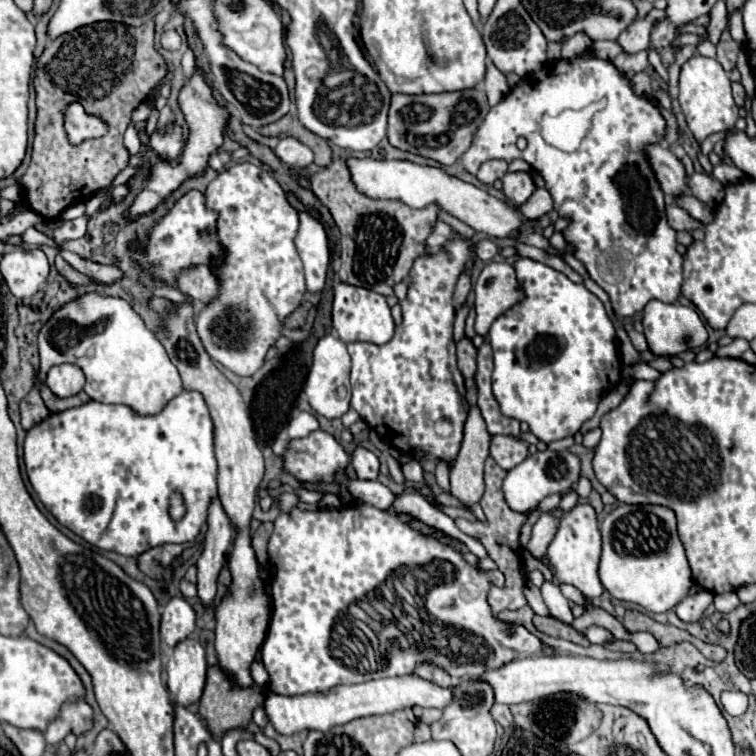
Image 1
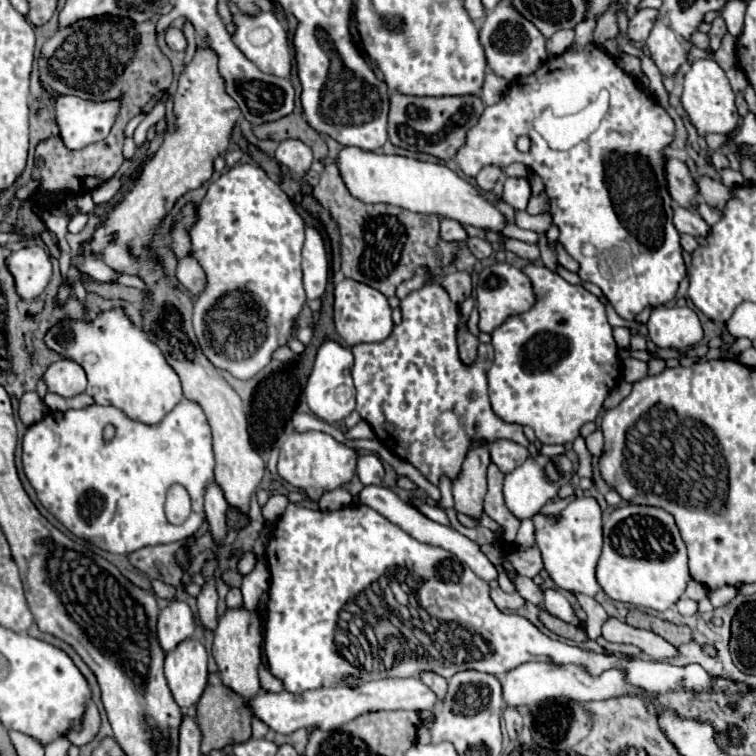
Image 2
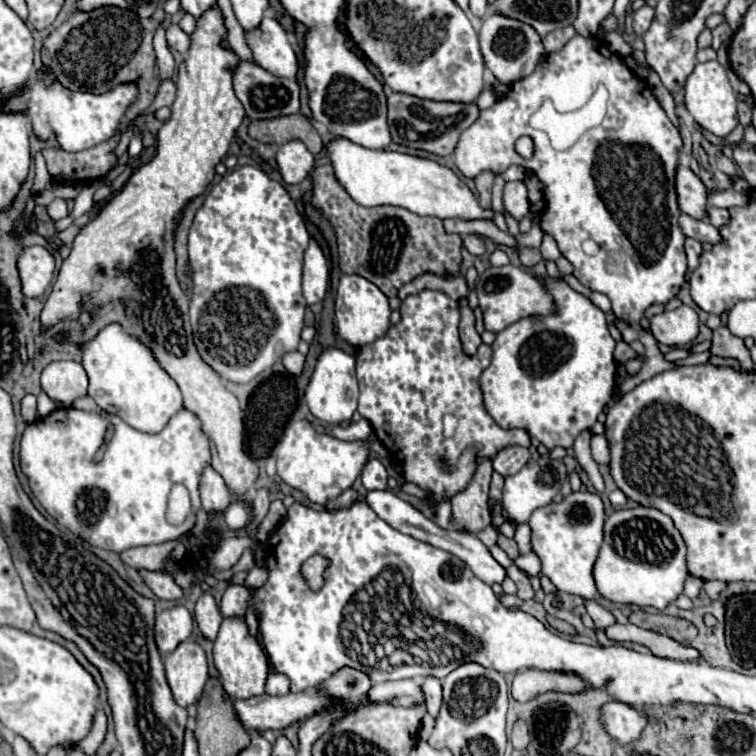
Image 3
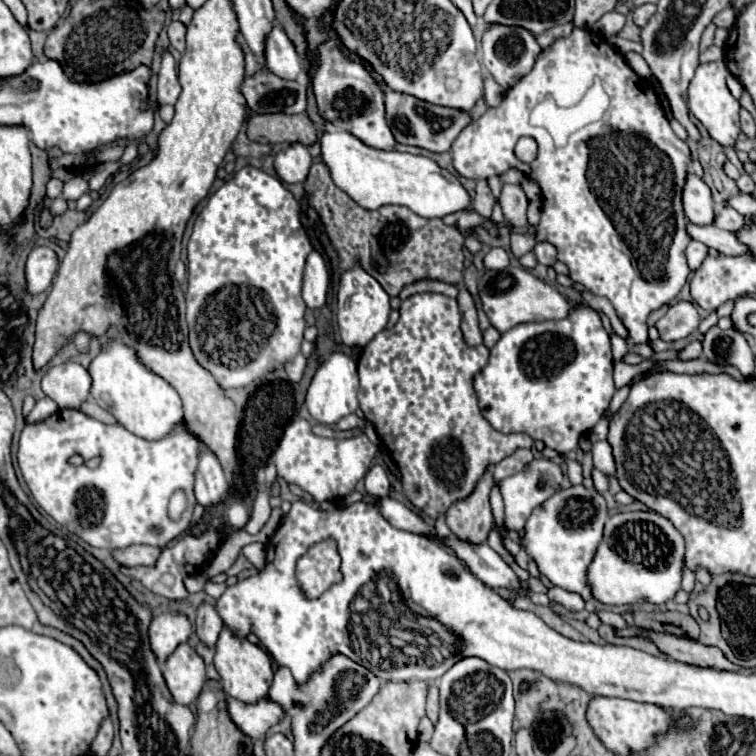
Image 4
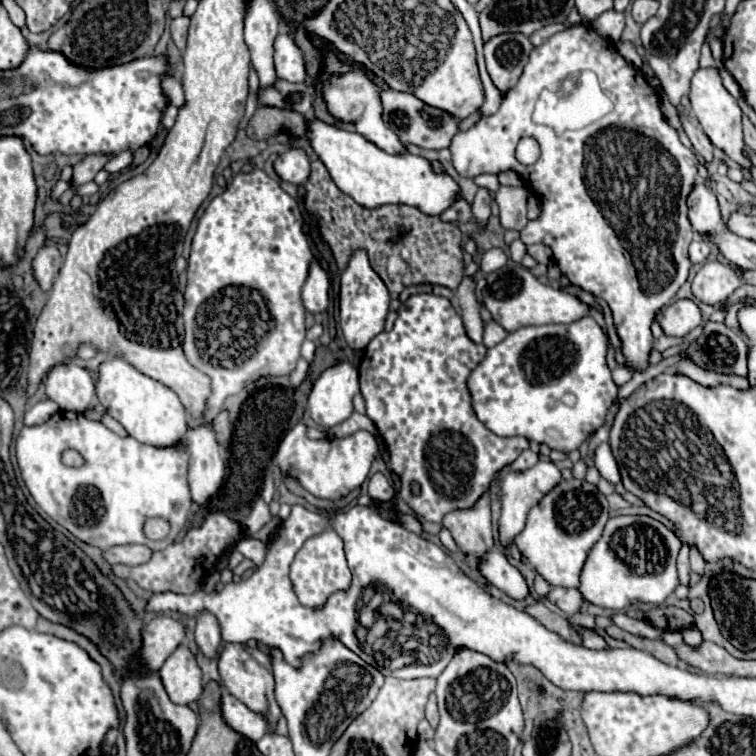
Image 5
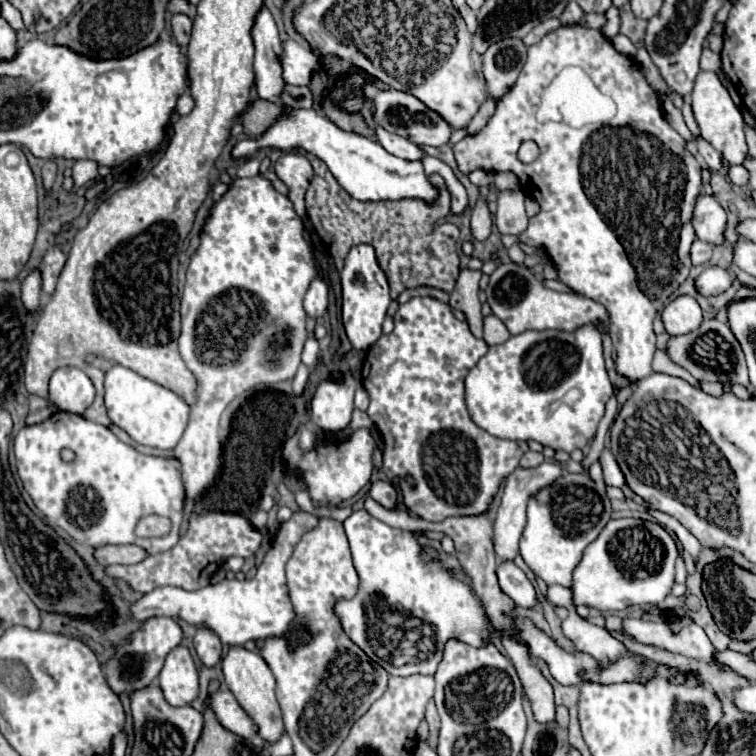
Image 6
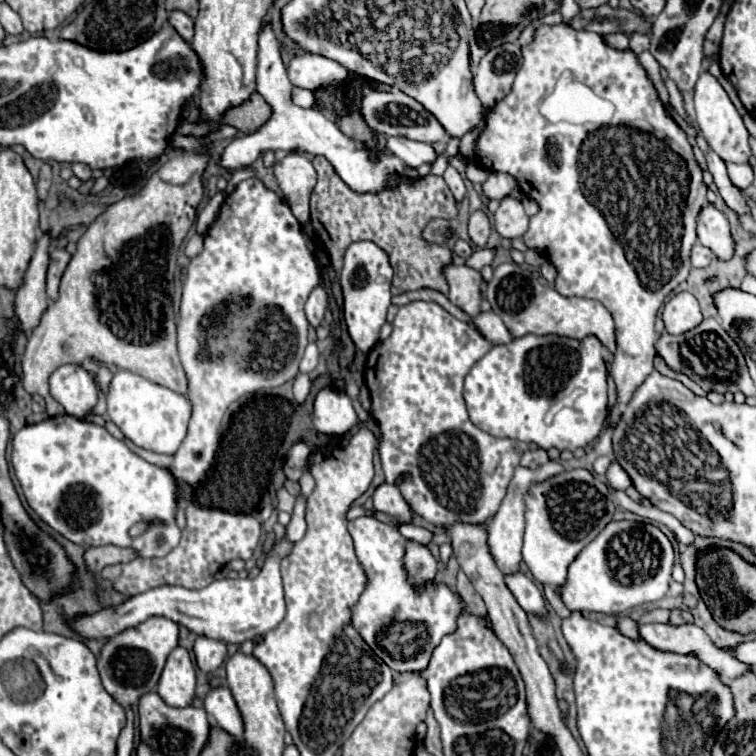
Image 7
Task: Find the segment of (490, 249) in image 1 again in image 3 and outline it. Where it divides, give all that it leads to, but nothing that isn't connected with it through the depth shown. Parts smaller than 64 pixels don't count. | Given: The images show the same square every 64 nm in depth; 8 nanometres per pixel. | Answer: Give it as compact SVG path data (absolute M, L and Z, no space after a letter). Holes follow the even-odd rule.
M470 234L470 236L466 236L464 238L464 246L466 246L466 250L470 252L470 254L474 254L474 256L482 256L484 254L484 242L476 236L476 234Z

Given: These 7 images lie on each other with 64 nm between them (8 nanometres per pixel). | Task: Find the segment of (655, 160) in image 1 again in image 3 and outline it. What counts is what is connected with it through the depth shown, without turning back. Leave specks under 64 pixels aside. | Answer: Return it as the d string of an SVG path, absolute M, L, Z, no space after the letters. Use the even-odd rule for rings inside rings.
M678 164L676 168L676 194L678 194L678 206L682 212L690 214L692 218L704 218L706 216L706 186L702 180L686 166Z

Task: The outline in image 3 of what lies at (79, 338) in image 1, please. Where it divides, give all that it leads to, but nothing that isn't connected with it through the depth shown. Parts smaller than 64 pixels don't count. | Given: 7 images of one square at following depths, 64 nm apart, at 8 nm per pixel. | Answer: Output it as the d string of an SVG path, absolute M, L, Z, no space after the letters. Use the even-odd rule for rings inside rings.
M114 322L114 324L104 326L92 340L82 342L80 350L82 350L82 366L90 378L88 396L92 396L102 410L118 414L124 422L128 422L136 430L146 430L150 434L156 434L182 408L182 394L180 394L178 384L158 364L154 352L148 346L144 346L136 336L124 332L120 324Z

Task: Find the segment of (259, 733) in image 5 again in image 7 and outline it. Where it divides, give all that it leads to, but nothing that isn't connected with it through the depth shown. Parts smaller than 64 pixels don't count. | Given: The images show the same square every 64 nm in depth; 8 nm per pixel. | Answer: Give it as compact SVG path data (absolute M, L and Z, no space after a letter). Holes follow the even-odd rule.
M226 686L212 688L204 698L204 710L210 714L210 720L226 730L228 734L234 734L236 738L242 738L244 734L244 720L236 706L236 700L232 698L232 692Z

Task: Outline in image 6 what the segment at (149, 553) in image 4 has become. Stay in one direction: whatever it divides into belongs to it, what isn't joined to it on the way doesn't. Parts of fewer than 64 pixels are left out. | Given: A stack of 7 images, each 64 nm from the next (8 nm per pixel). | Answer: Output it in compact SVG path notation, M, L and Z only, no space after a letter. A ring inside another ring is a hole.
M126 544L126 546L102 546L96 548L94 558L102 566L112 566L112 564L138 564L148 556L148 552L140 546Z

